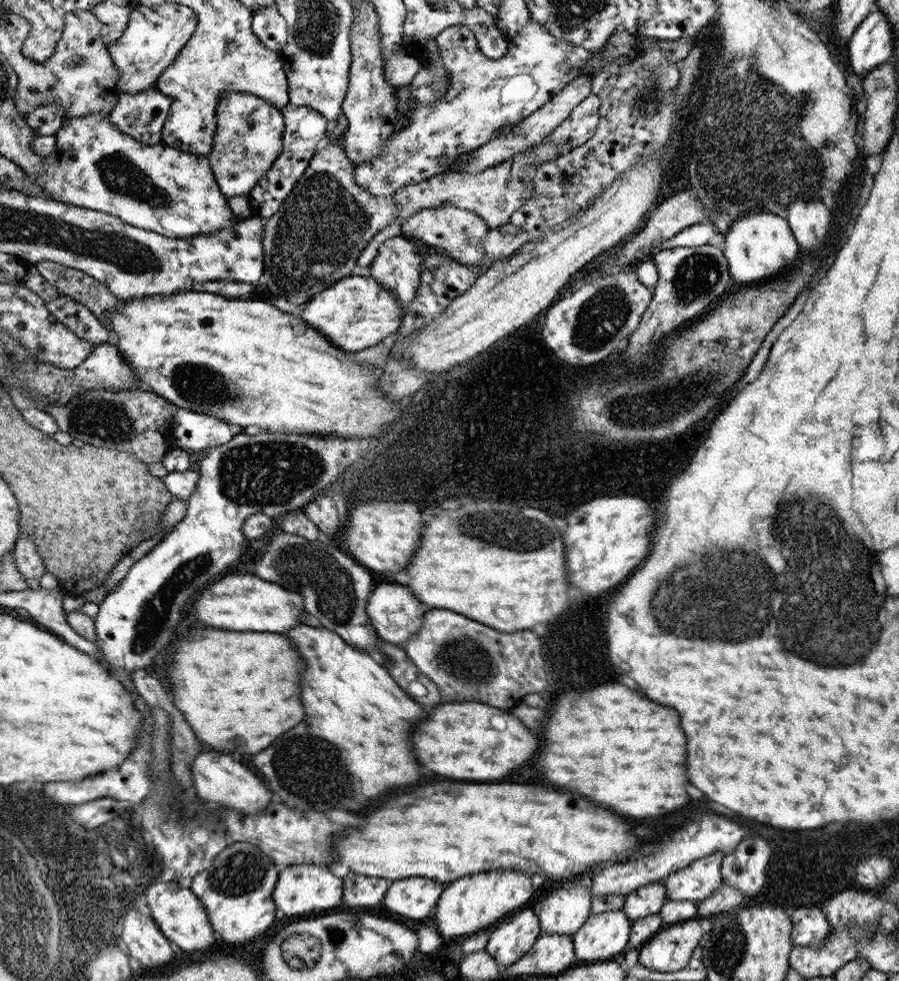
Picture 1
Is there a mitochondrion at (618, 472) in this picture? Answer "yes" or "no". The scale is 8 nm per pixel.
no

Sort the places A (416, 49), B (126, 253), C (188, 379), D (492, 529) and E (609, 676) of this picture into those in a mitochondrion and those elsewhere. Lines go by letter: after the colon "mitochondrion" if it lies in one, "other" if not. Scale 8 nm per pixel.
A: other
B: mitochondrion
C: mitochondrion
D: mitochondrion
E: other

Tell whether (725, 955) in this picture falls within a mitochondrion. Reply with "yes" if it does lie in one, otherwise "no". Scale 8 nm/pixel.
yes

